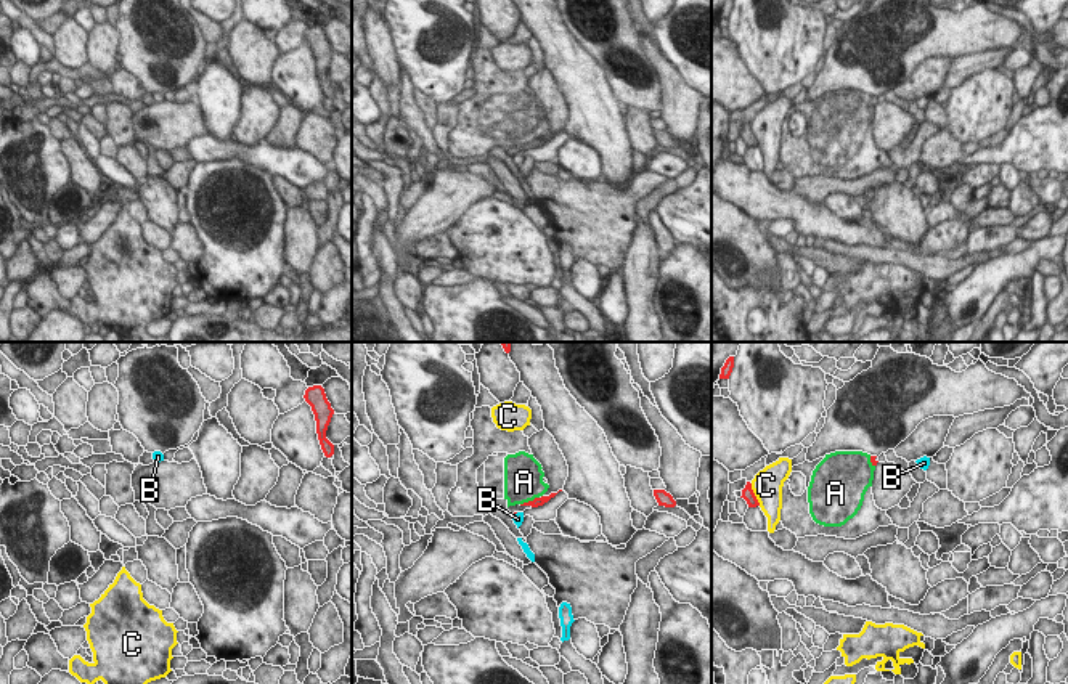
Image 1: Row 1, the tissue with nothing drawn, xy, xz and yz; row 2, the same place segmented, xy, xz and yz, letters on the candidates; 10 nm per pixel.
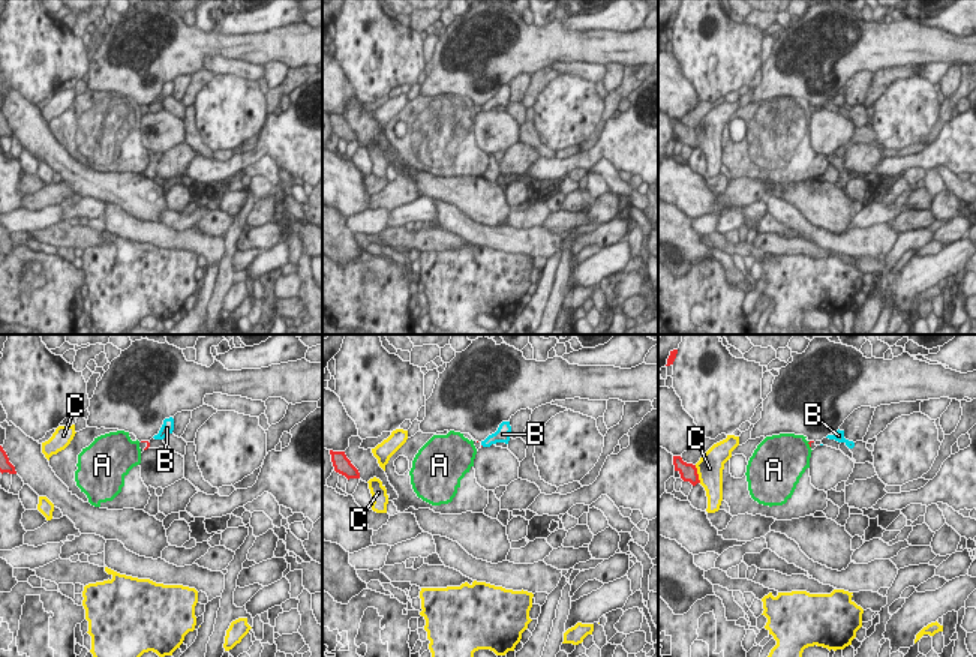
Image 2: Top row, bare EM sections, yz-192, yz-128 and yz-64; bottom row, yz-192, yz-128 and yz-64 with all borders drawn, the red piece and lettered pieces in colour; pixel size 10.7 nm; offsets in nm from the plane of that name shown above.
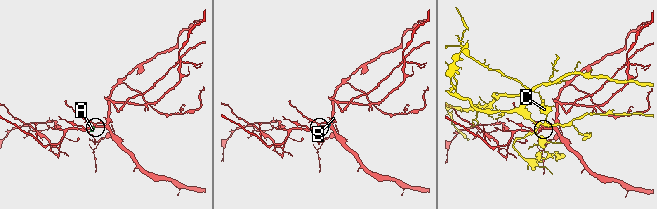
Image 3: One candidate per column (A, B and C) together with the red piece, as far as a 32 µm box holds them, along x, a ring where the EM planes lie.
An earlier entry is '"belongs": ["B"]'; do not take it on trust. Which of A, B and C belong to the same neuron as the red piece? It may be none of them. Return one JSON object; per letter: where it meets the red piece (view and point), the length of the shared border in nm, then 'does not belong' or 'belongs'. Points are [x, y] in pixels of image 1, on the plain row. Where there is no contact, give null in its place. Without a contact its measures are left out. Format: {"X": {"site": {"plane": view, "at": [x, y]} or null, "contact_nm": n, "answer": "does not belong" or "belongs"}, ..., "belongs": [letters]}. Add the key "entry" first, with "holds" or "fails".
{"entry": "fails", "A": {"site": {"plane": "xz", "at": [529, 142]}, "contact_nm": 200, "answer": "does not belong"}, "B": {"site": {"plane": "xz", "at": [514, 154]}, "contact_nm": 90, "answer": "does not belong"}, "C": {"site": {"plane": "yz", "at": [754, 135]}, "contact_nm": 240, "answer": "does not belong"}, "belongs": []}

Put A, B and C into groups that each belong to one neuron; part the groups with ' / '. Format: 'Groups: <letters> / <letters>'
Groups: A / B / C

